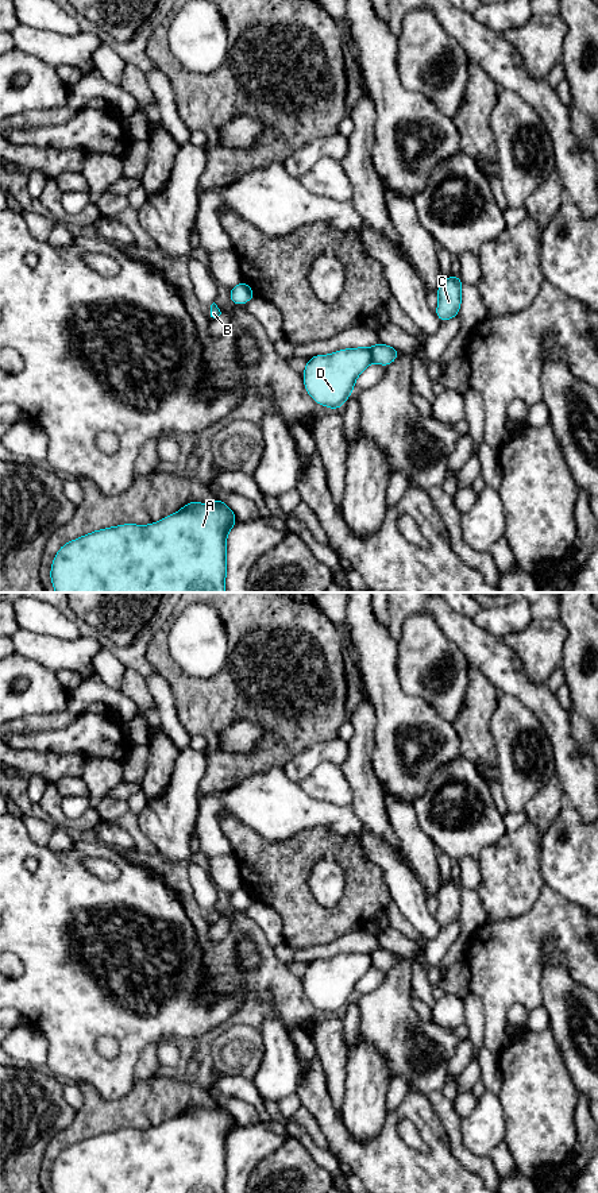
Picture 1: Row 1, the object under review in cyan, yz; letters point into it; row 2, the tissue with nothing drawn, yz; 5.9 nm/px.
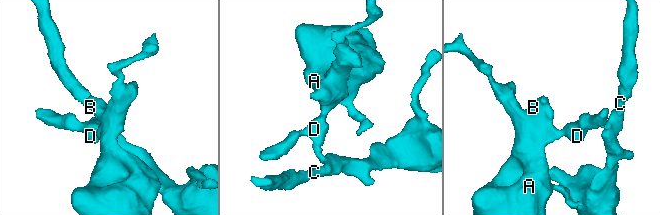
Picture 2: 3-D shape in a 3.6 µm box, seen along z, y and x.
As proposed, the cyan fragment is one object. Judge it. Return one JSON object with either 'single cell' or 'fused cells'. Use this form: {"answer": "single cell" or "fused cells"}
{"answer": "fused cells"}

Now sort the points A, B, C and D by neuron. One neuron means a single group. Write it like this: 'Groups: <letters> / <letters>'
Groups: A B D / C

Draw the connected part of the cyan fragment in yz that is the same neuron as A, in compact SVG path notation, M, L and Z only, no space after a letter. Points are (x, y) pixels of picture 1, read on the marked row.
M216 497L212 503L188 502L177 513L170 514L150 525L123 524L100 530L94 530L81 536L73 541L63 544L57 552L50 579L55 592L225 592L227 576L227 534L236 525L236 516L227 503Z

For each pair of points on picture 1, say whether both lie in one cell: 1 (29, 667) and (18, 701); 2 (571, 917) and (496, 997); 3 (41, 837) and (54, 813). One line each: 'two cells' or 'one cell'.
1: one cell
2: one cell
3: two cells

